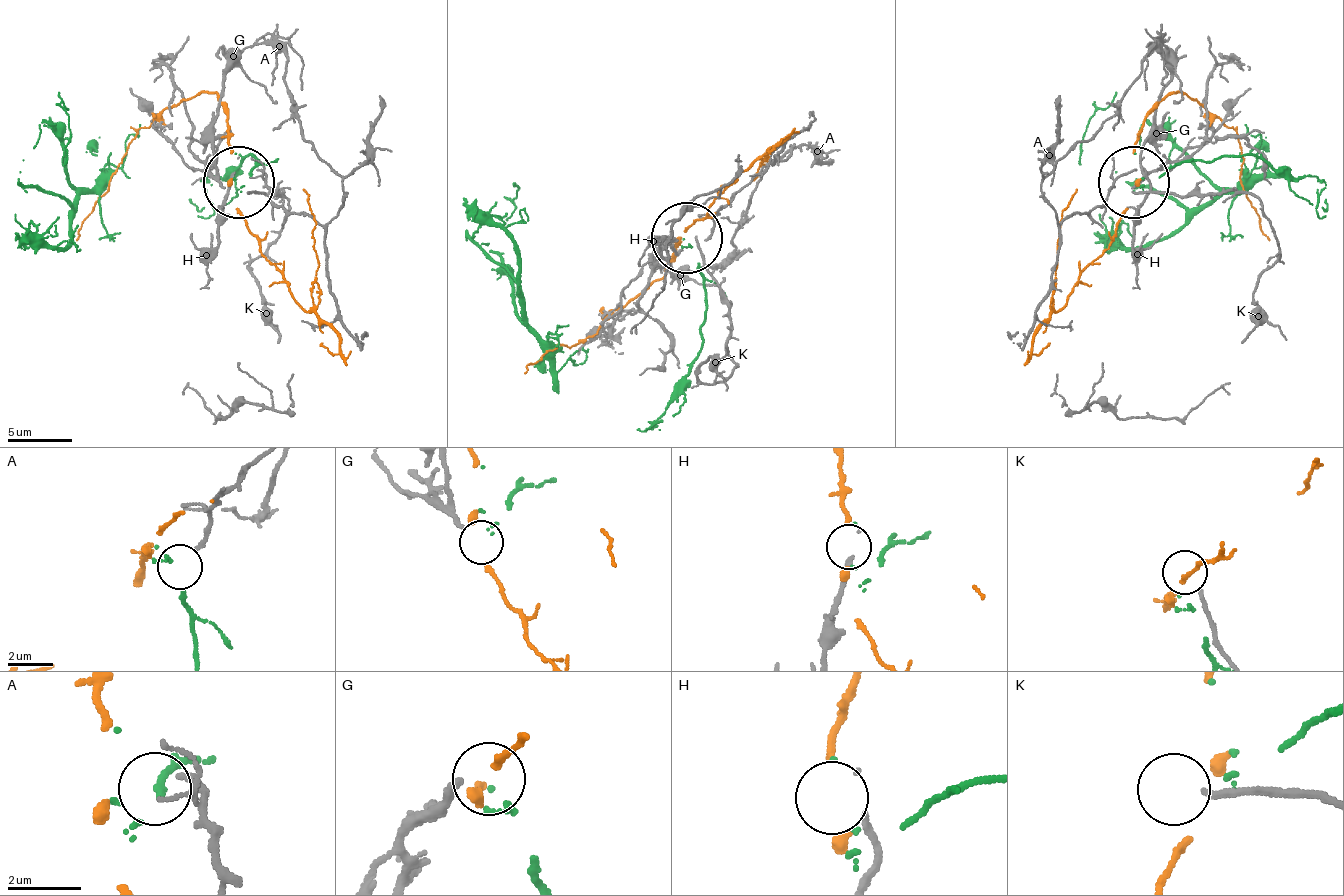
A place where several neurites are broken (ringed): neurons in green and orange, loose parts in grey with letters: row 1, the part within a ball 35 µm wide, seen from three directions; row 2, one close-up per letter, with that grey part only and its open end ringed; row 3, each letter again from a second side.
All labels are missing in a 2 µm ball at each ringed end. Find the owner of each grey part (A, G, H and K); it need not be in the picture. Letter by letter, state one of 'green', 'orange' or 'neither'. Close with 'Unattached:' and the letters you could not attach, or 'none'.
A: neither
G: neither
H: neither
K: neither
Unattached: A, G, H, K

